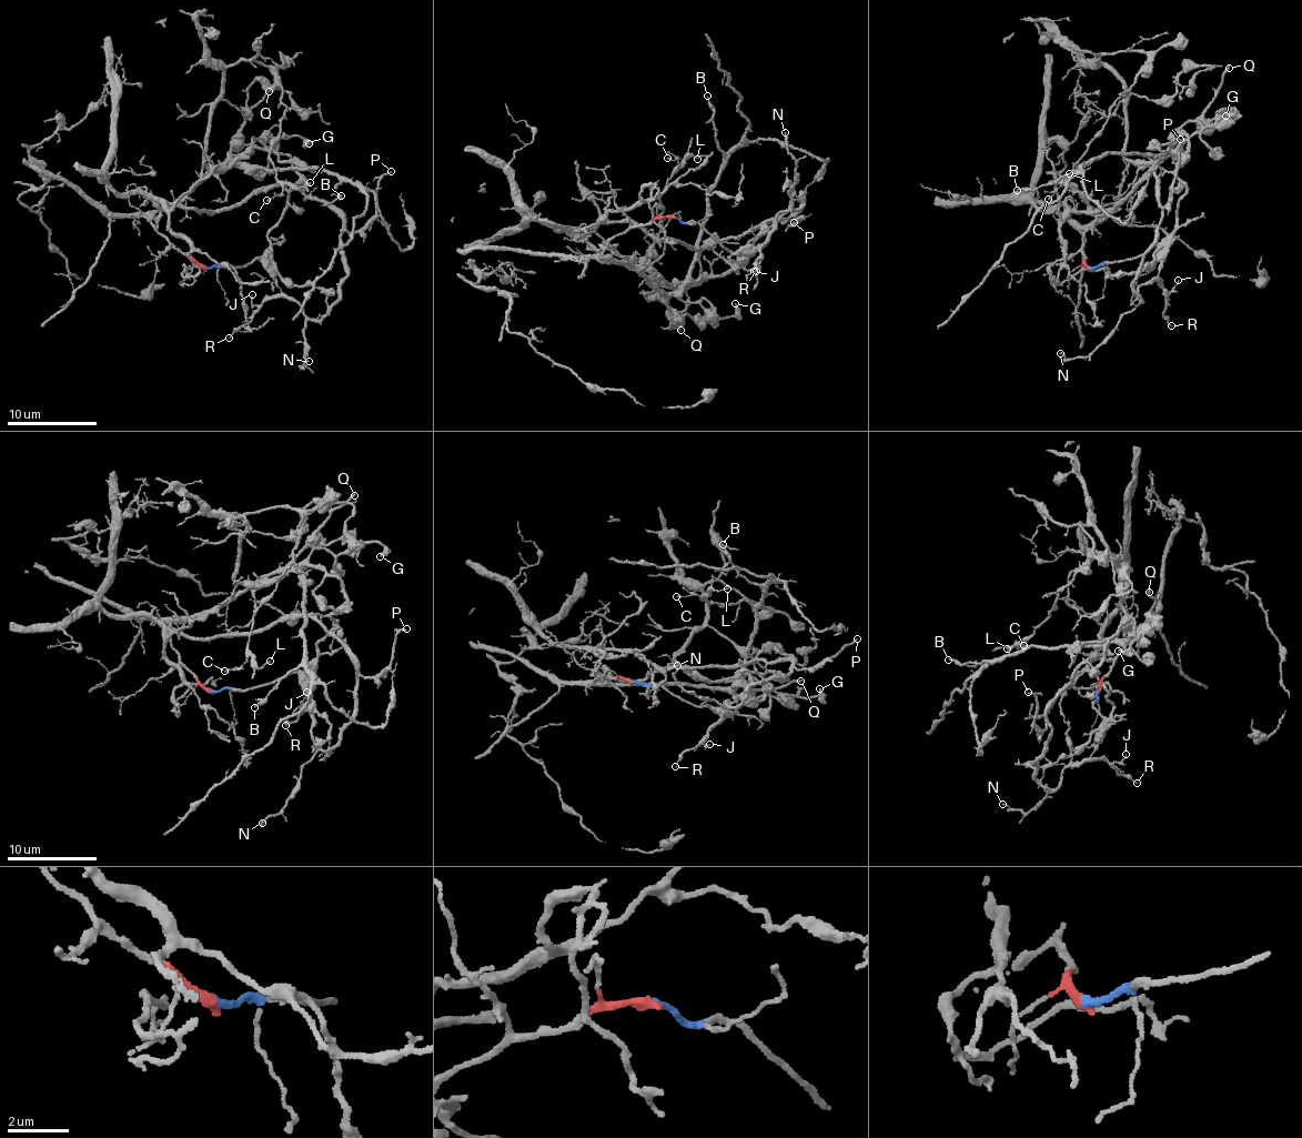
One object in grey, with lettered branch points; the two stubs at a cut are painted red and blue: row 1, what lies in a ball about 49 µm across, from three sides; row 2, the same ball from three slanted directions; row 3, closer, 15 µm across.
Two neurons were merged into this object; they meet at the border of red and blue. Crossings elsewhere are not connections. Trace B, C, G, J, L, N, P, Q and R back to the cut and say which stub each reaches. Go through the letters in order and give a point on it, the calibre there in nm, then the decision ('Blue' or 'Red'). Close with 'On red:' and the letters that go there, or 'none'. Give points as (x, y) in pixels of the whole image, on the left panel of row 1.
B: Place: (341, 195). Thickness 130 nm. Red
C: Place: (266, 200). Thickness 100 nm. Red
G: Place: (309, 143). Thickness 340 nm. Red
J: Place: (252, 294). Thickness 90 nm. Blue
L: Place: (310, 182). Thickness 120 nm. Red
N: Place: (309, 361). Thickness 130 nm. Blue
P: Place: (391, 171). Thickness 150 nm. Blue
Q: Place: (269, 91). Thickness 140 nm. Red
R: Place: (229, 338). Thickness 110 nm. Blue
On red: B, C, G, L, Q

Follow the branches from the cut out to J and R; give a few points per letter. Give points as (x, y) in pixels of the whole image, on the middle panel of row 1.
J: (673, 215), (700, 222), (734, 254), (765, 241), (755, 271)
R: (673, 215), (700, 222), (733, 253), (766, 241), (760, 259), (757, 258), (756, 271)

